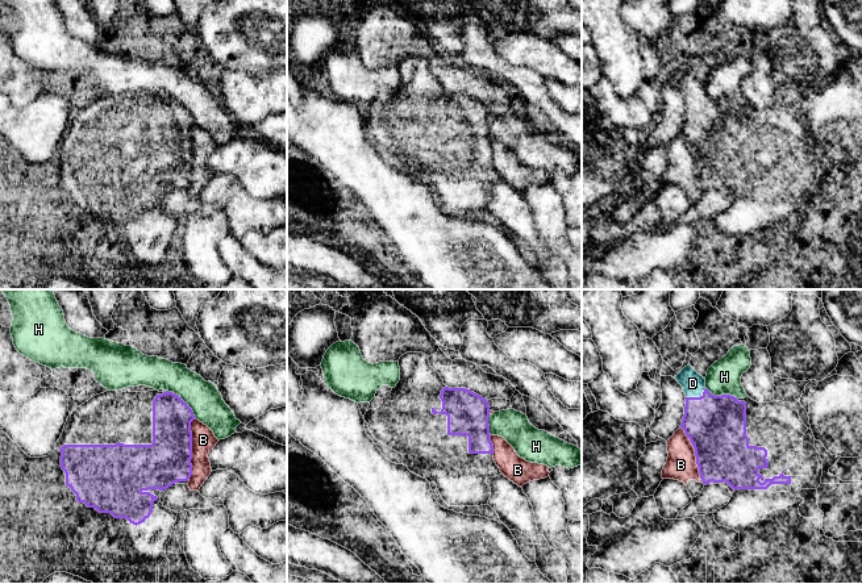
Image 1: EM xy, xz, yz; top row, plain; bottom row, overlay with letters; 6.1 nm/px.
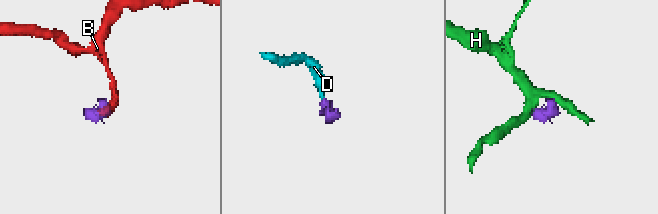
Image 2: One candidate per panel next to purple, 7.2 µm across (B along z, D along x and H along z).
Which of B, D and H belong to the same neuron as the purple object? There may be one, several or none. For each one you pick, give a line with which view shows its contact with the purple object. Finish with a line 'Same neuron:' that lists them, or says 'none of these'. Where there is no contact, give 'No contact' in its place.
D: Touches purple in yz
Same neuron: D

